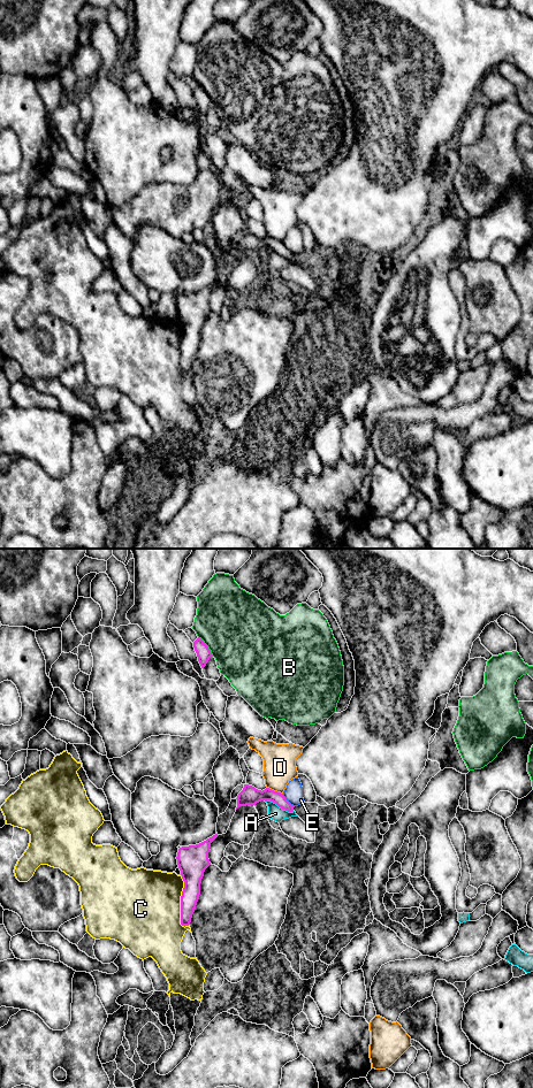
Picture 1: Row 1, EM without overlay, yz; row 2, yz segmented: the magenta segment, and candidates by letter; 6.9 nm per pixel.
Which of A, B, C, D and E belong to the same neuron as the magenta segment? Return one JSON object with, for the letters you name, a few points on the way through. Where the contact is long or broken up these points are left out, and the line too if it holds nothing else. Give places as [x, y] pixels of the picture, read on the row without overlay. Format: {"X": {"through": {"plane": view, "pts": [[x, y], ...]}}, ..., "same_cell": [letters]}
{"same_cell": []}

